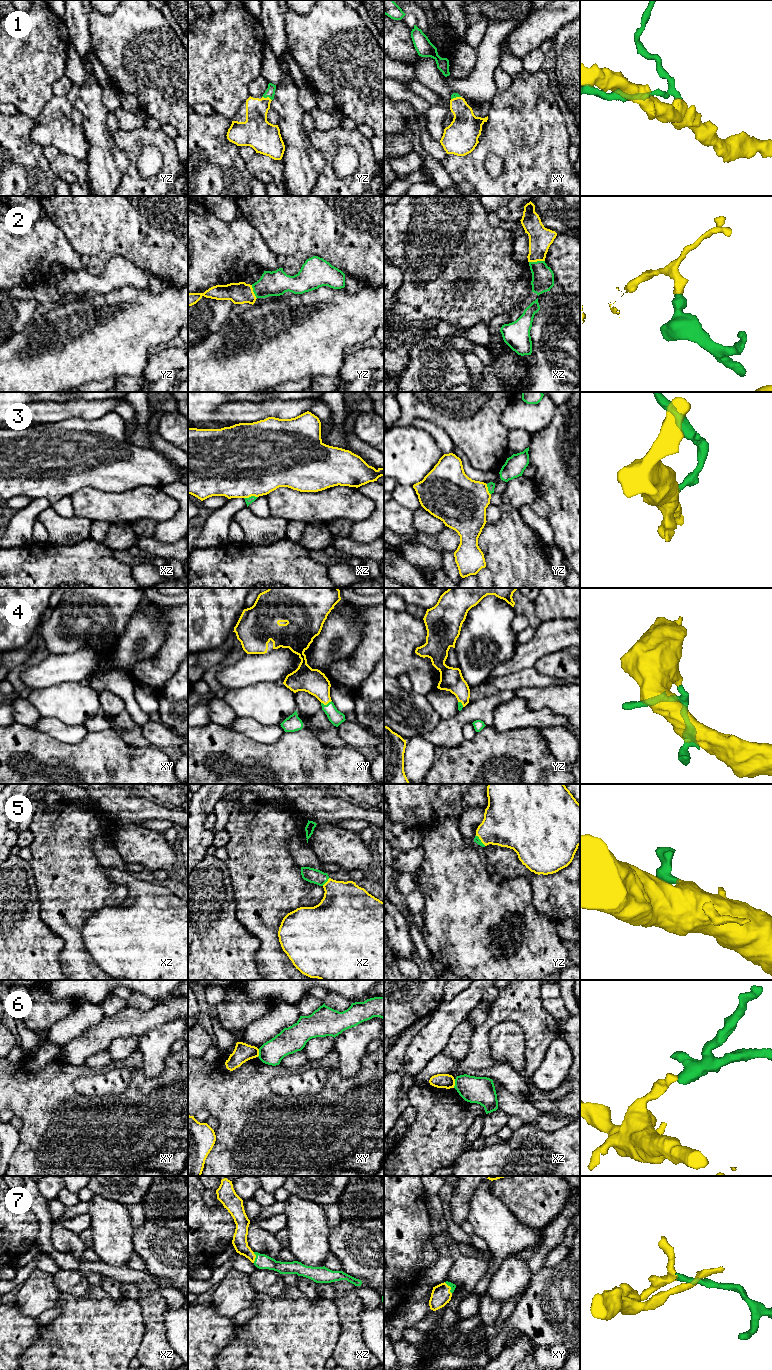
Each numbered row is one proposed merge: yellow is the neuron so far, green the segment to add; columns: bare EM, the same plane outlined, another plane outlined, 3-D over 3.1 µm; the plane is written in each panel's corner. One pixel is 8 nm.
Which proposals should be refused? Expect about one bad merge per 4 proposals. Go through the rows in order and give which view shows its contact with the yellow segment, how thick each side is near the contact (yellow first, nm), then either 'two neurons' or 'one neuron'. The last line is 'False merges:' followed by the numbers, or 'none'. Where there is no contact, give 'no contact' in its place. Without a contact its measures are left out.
1: contact in yz; calibres 200 and 80 nm; one neuron
2: contact in xz; calibres 190 and 180 nm; one neuron
3: contact in xz; calibres 500 and 50 nm; one neuron
4: contact in xy; calibres 200 and 110 nm; one neuron
5: contact in xz; calibres 380 and 120 nm; one neuron
6: contact in xz; calibres 120 and 220 nm; two neurons
7: contact in xy; calibres 160 and 50 nm; one neuron
False merges: 6

